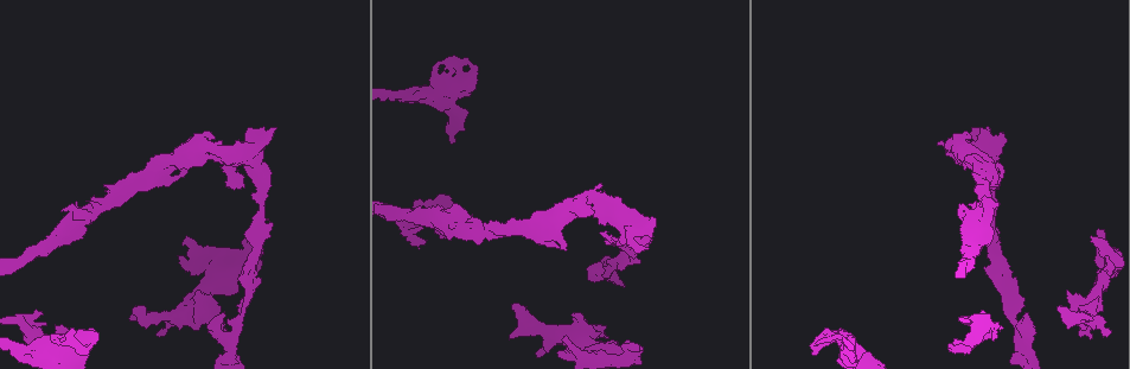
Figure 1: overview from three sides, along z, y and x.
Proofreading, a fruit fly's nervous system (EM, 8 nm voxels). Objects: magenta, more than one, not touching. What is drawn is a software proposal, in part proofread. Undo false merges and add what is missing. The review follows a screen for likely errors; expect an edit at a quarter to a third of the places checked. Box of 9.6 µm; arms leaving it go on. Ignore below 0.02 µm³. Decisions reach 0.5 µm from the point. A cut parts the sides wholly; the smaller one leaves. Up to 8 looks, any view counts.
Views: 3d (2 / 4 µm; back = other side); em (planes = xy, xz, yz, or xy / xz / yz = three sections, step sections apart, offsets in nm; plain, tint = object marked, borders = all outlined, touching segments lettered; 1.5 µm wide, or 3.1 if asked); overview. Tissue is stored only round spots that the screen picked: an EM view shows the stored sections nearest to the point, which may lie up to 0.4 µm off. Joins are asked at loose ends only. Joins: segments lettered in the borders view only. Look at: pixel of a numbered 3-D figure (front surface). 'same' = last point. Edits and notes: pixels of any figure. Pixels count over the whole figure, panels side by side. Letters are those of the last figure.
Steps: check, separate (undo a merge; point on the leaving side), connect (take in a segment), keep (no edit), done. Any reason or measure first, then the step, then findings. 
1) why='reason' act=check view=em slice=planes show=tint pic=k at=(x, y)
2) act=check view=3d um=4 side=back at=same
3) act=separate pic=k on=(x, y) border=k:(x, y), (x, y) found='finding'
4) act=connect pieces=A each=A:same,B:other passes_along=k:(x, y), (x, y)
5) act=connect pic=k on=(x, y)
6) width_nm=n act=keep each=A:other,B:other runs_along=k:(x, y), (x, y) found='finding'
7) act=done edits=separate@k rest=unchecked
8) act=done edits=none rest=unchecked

why='arms part here' act=check view=3d um=4 pic=1 at=(980, 214)

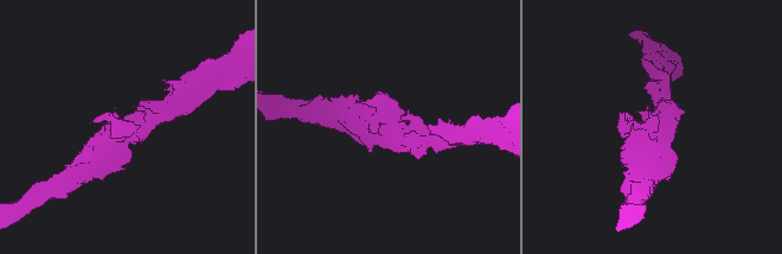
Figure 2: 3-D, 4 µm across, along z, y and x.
act=check view=em slice=planes show=tint pic=2 at=(126, 129)

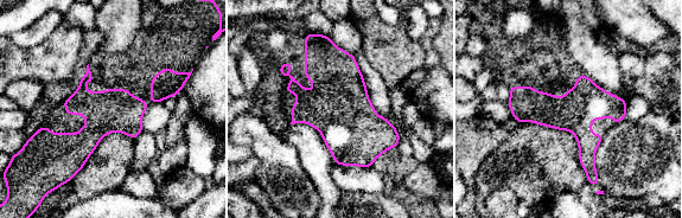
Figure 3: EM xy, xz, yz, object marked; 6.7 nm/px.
act=check view=em slice=planes show=borders at=same

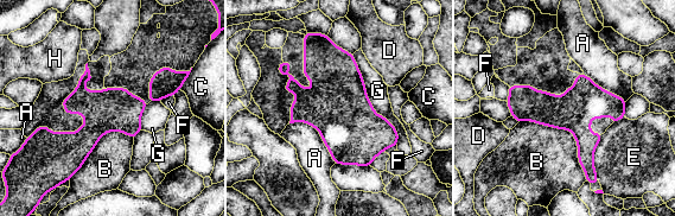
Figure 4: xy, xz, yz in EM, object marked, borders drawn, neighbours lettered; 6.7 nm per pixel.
width_nm=280 act=keep each=A:other,B:other,C:other,D:other,E:other,F:other,G:other,H:other border=4:(519, 121), (568, 129), (586, 180) found='all the same cell'

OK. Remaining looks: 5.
why='closes a loop' act=check view=em slice=xy step=4 show=borders pic=1 at=(59, 340)

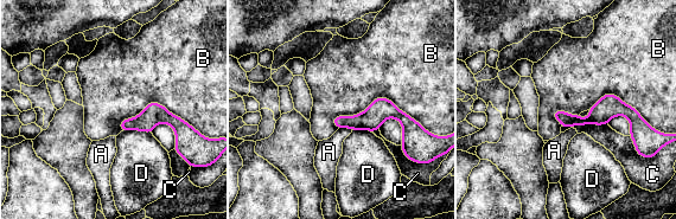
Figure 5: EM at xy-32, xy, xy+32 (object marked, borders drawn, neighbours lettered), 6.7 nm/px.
act=keep each=A:other,B:other,C:other,D:other border=5:(332, 118), (388, 97), (422, 126) found='one cell here'

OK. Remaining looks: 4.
why='abrupt turn' act=check view=em slice=planes show=borders pic=1 at=(966, 349)

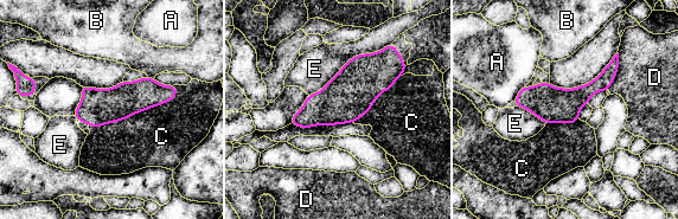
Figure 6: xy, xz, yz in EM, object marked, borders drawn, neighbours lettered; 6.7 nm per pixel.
act=keep each=A:other,B:other,C:other,D:other,E:other border=6:(178, 89), (170, 101), (88, 126) found='all the same cell'

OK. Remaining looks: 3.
act=done edits=none rest=unchecked

